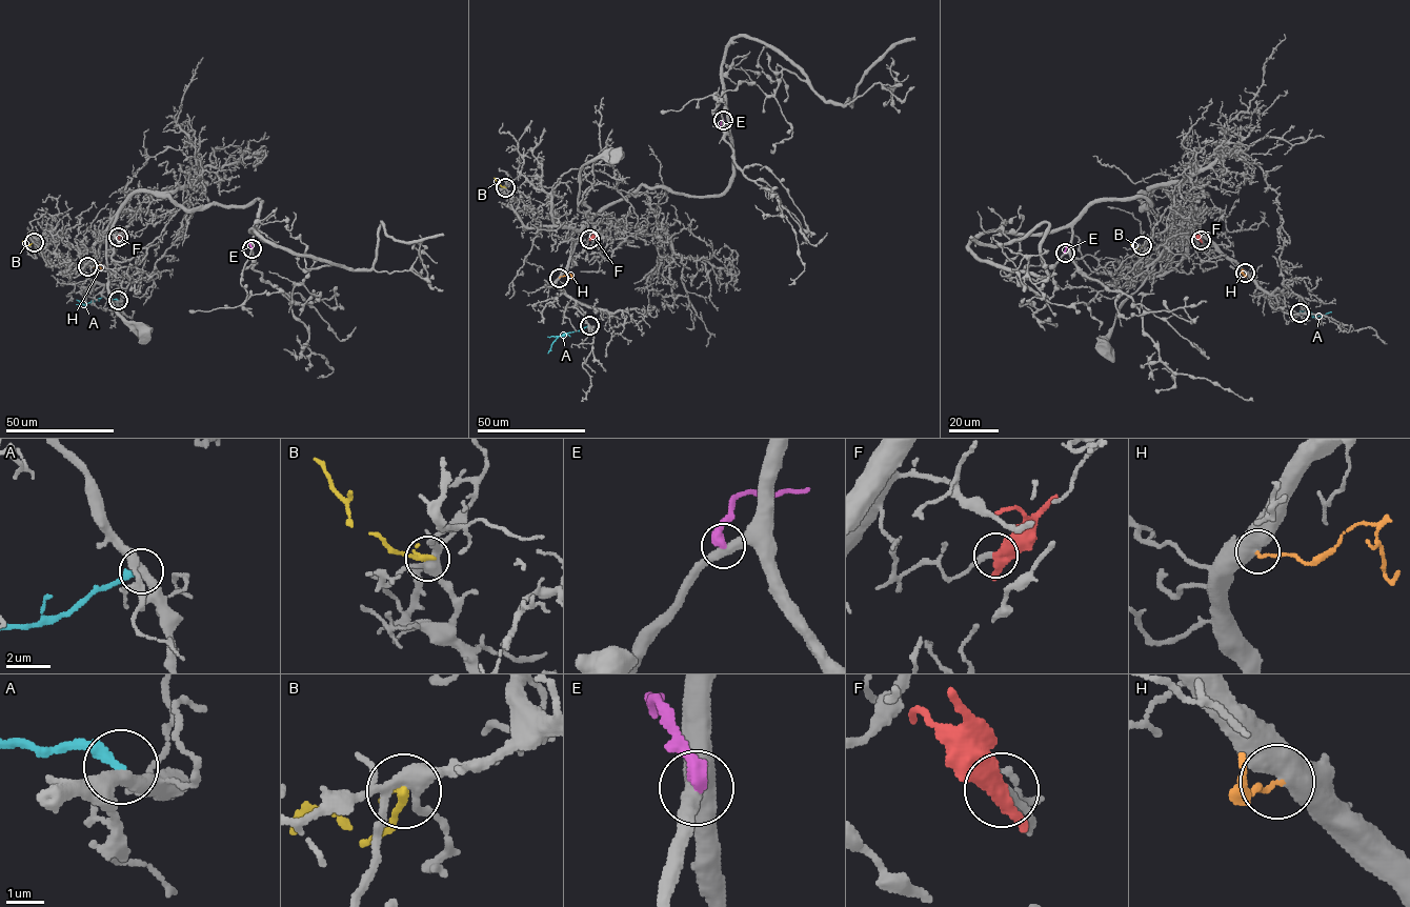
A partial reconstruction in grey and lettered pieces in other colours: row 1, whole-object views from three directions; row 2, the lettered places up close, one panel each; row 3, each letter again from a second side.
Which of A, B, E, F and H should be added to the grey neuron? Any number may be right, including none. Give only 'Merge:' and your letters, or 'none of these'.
Merge: H

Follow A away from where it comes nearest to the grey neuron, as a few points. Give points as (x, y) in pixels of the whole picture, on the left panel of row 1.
A: (118, 300), (101, 297), (85, 305), (76, 300)

